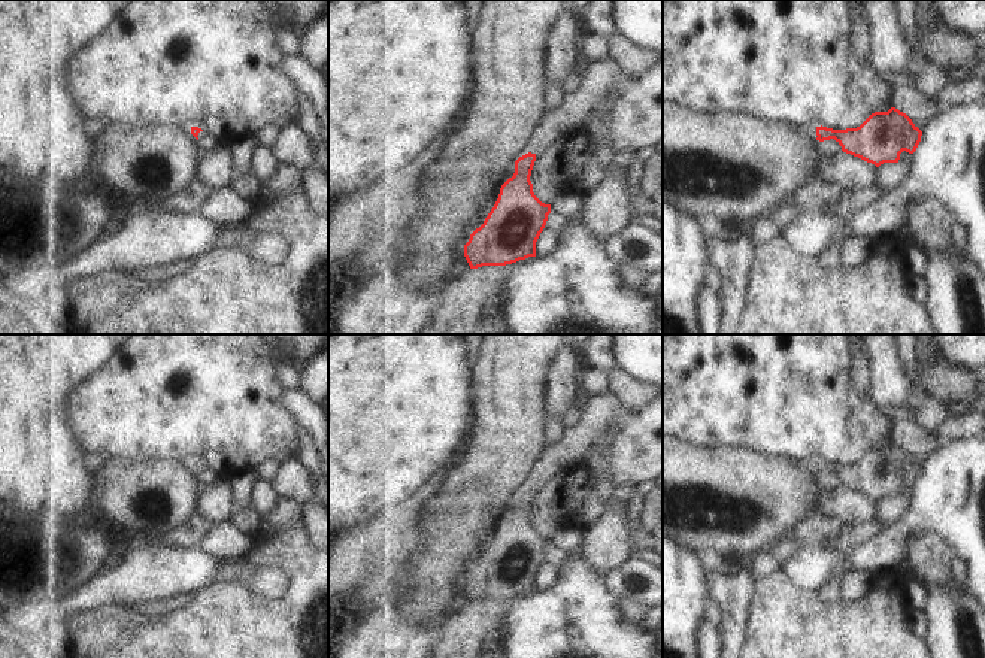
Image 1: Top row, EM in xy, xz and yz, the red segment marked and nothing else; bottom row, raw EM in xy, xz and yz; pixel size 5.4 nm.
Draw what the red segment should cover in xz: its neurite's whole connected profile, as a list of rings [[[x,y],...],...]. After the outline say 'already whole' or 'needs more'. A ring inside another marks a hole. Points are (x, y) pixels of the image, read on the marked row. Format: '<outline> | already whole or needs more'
[[[610,57],[590,64],[581,87],[566,97],[563,106],[549,110],[530,152],[515,161],[513,176],[501,185],[494,207],[464,245],[470,269],[506,266],[536,257],[536,242],[551,213],[551,204],[542,203],[533,192],[530,176],[536,154],[551,149],[564,131],[585,125],[621,73],[622,66]]] | needs more

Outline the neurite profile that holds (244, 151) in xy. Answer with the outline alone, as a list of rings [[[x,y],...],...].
[[[257,136],[245,137],[230,145],[231,154],[234,157],[234,182],[239,182],[245,176],[255,172],[255,152],[258,148]]]

